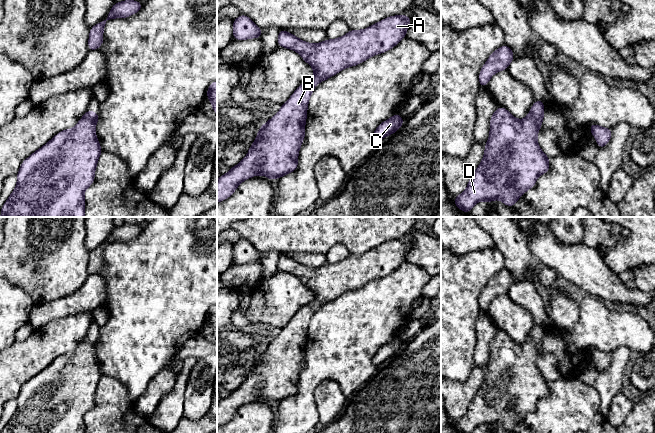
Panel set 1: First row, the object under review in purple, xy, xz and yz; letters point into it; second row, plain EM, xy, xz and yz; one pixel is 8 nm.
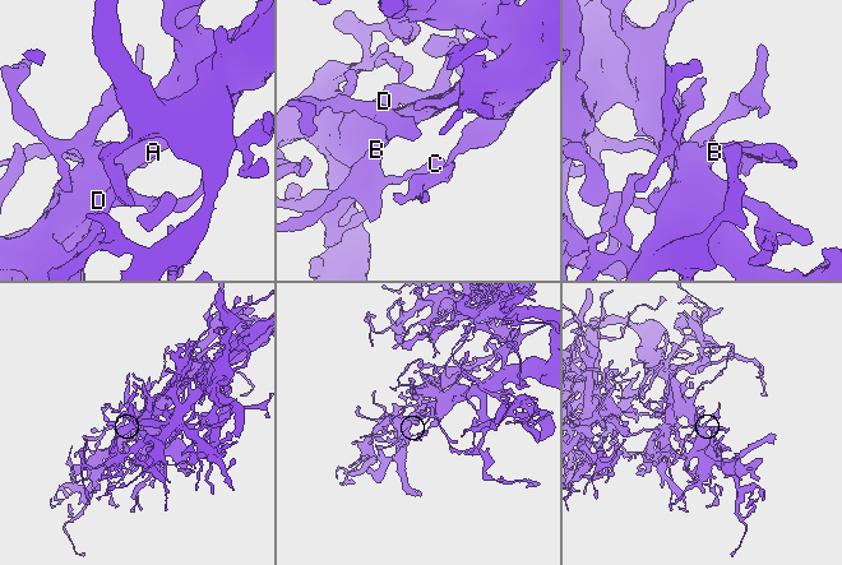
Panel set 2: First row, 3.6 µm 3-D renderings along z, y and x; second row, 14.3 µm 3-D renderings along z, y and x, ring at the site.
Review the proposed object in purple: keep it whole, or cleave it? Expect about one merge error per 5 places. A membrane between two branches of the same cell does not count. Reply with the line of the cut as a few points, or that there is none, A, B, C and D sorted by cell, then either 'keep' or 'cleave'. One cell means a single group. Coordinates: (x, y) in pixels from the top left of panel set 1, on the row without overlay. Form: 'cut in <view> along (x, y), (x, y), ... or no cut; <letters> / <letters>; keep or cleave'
no cut; A B C D; keep

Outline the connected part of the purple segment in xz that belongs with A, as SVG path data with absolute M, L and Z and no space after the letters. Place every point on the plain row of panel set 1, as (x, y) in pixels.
M396 239L387 241L364 254L349 254L347 258L334 264L312 268L280 253L278 258L278 270L296 275L303 284L314 293L313 301L302 307L292 320L281 330L278 337L258 354L258 359L249 376L242 385L230 392L227 398L221 399L217 404L217 427L229 422L239 408L256 399L267 400L271 405L281 402L295 395L298 391L299 373L305 361L305 347L309 322L319 306L336 299L341 294L363 287L371 280L382 278L395 269L404 261L412 245L408 239Z

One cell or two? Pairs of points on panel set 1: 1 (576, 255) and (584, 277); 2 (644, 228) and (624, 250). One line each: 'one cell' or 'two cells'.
1: one cell
2: one cell

